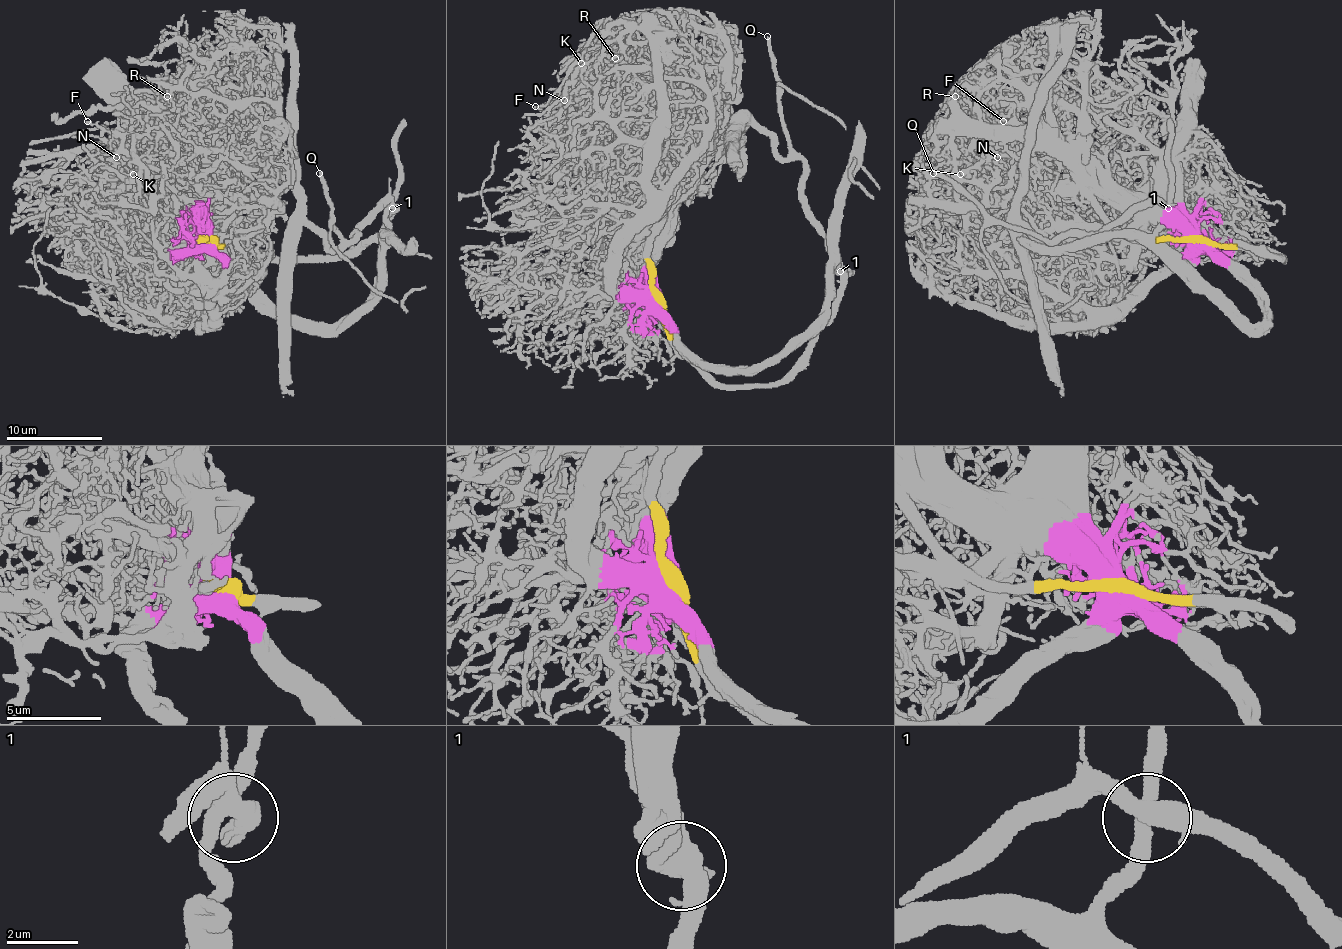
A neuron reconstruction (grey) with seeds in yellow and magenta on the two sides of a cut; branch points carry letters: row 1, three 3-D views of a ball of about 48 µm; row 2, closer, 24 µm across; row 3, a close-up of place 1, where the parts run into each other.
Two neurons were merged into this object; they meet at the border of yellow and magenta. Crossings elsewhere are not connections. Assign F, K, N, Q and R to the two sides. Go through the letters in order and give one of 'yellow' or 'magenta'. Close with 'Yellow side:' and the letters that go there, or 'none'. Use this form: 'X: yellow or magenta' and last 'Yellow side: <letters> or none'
F: magenta
K: magenta
N: magenta
Q: yellow
R: magenta
Yellow side: Q

